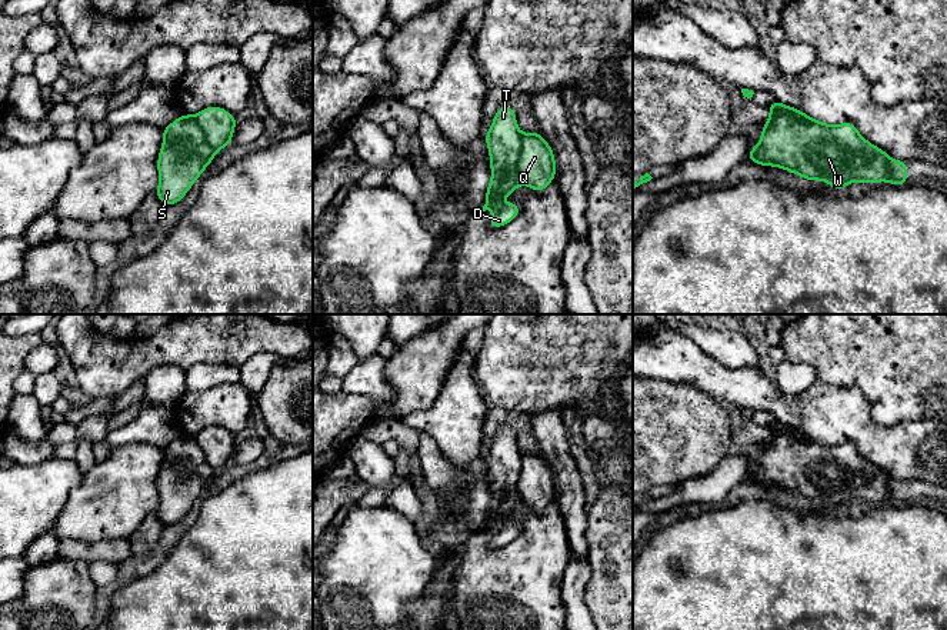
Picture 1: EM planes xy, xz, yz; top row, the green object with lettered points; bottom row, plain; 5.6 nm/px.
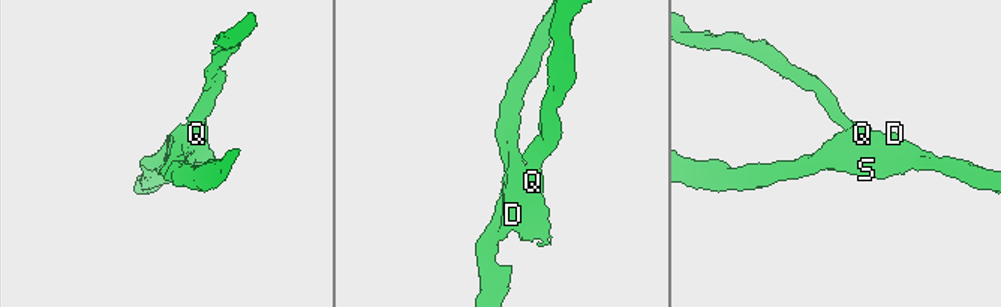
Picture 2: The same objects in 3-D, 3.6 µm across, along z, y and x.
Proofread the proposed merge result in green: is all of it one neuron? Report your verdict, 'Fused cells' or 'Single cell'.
Fused cells

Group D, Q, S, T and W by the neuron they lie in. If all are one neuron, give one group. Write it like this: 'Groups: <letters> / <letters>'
Groups: D S T W / Q

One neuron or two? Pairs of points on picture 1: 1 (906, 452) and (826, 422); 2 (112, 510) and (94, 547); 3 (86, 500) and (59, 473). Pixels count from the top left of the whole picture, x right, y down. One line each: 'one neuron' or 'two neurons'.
1: one neuron
2: two neurons
3: two neurons

